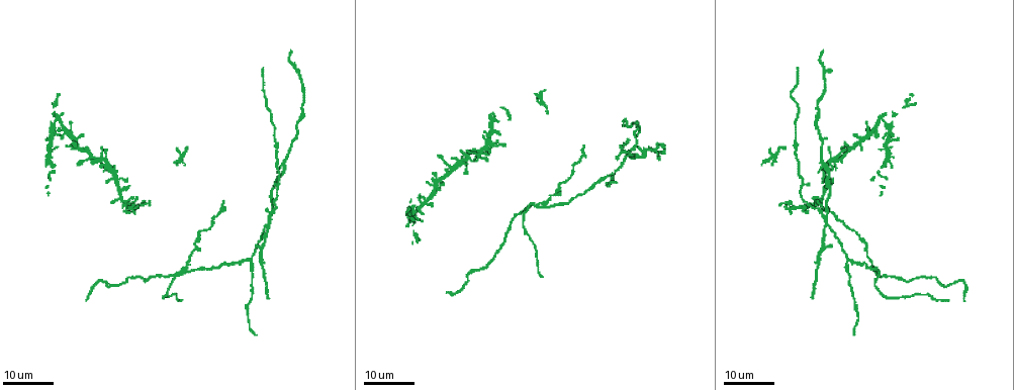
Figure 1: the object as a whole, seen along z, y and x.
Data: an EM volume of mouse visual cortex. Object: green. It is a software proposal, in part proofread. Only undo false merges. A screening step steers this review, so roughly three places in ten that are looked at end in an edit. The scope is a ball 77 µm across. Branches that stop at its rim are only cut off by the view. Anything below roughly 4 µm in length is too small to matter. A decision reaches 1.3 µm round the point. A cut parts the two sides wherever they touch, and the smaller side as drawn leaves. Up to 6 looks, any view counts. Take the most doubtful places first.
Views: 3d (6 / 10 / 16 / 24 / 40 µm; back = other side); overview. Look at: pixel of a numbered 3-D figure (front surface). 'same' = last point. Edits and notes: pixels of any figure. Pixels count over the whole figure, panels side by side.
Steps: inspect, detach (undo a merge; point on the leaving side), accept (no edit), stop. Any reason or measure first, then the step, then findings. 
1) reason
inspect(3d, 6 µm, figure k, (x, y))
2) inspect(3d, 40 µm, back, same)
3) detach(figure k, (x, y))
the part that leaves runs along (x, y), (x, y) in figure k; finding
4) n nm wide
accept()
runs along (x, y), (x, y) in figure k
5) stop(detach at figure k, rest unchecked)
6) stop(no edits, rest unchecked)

looks like a crossing
inspect(3d, 24 µm, figure 1, (536, 204))

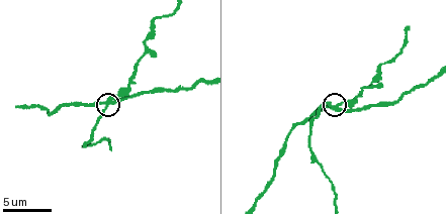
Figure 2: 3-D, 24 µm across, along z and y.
closer look
inspect(3d, 6 µm, figure 2, (106, 105))

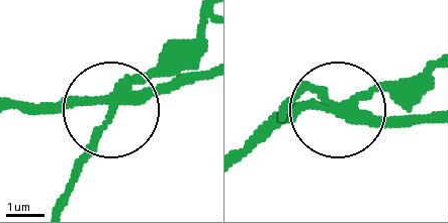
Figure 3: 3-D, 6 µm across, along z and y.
side arm 21 µm; 4 arms
detach(figure 3, (159, 64))
a second neuron is stuck on

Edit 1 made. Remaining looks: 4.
redraw
inspect(overview)

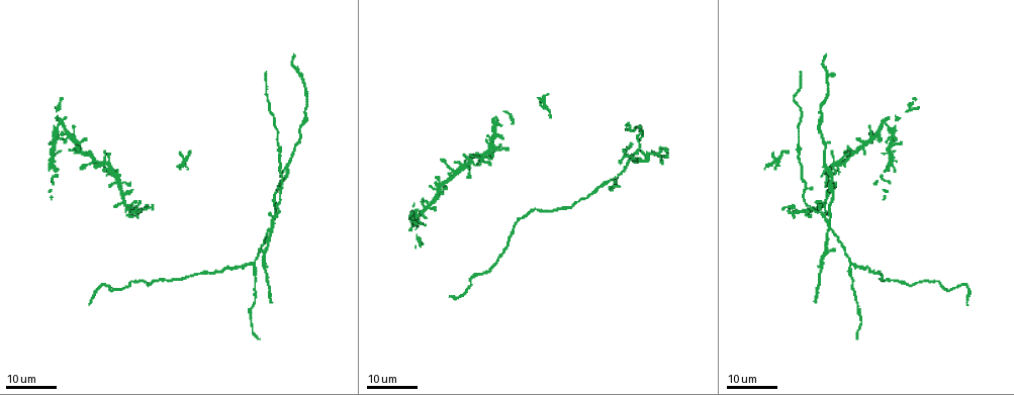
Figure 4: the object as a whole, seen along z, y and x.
side arm on a straight run
inspect(3d, 16 µm, figure 4, (252, 263))

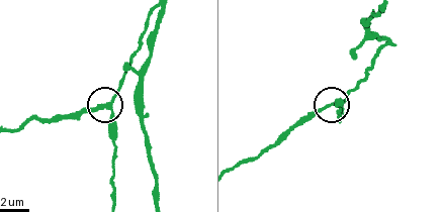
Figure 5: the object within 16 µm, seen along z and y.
inspect(3d, 6 µm, figure 5, (113, 111))

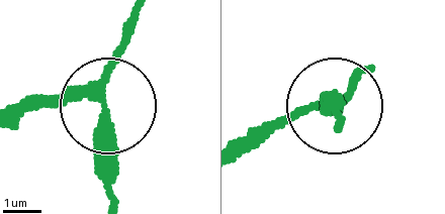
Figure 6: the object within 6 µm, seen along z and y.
210 nm wide
accept()
runs along (19, 109), (103, 106), (106, 196) in figure 6; all the same neuron

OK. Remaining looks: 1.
stop(detach at figure 3, rest unchecked)

